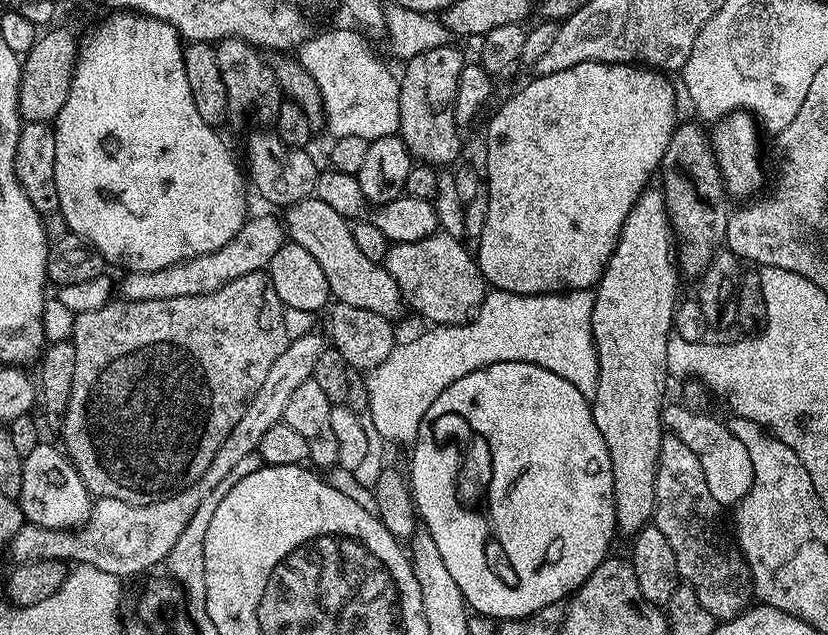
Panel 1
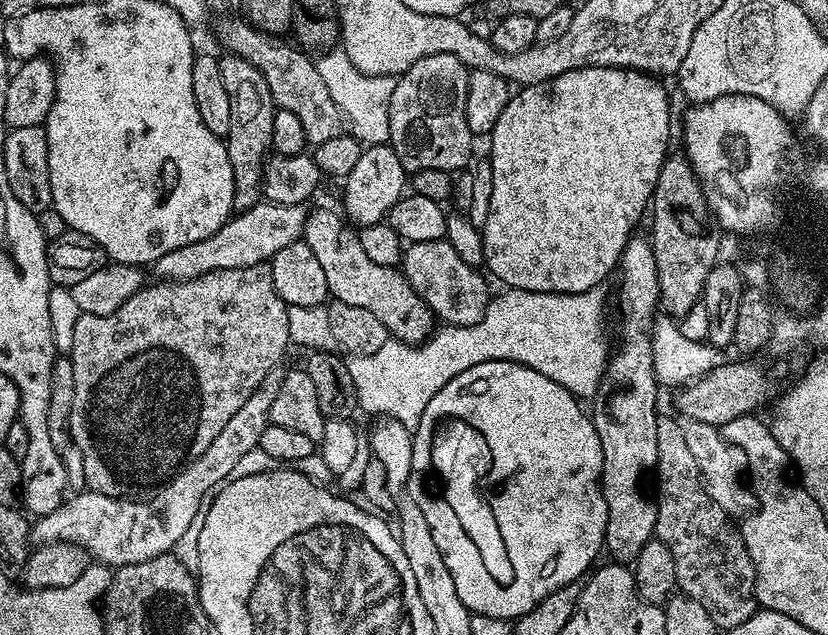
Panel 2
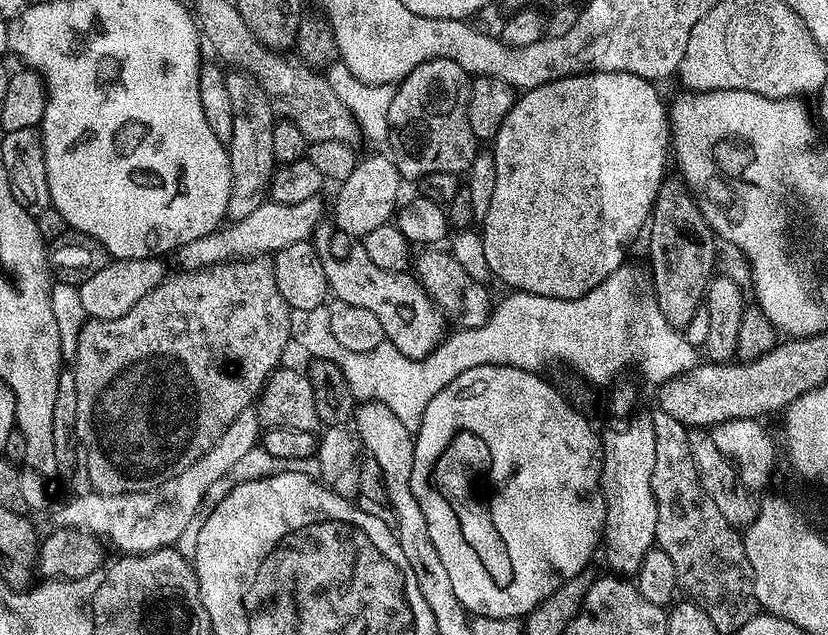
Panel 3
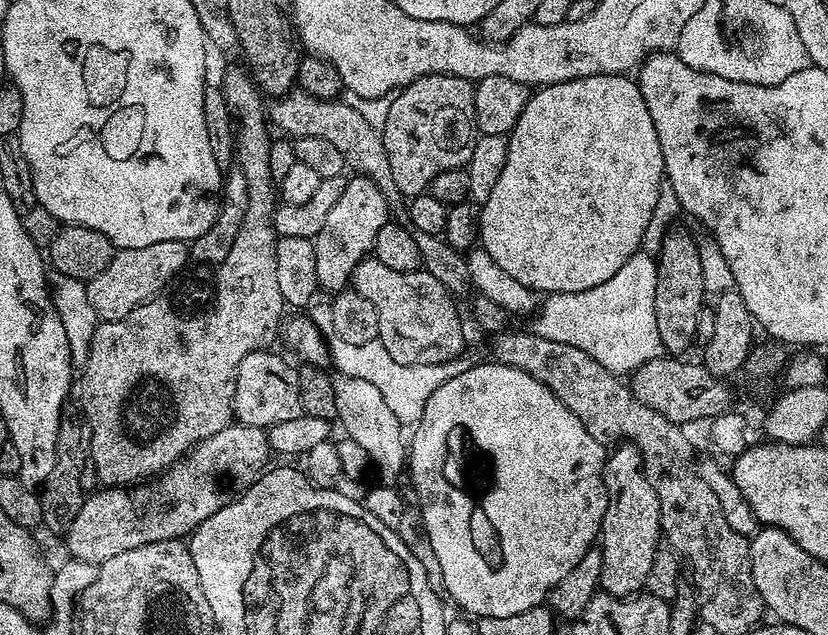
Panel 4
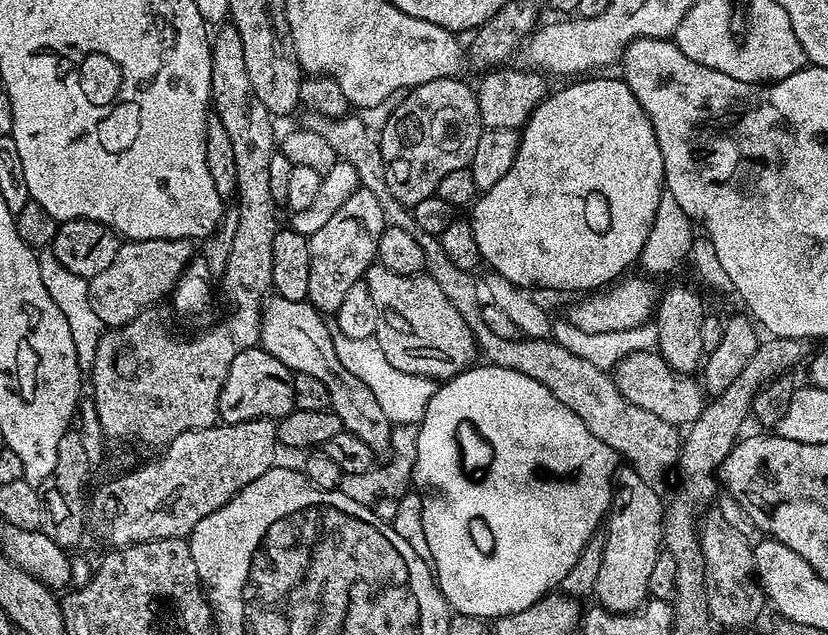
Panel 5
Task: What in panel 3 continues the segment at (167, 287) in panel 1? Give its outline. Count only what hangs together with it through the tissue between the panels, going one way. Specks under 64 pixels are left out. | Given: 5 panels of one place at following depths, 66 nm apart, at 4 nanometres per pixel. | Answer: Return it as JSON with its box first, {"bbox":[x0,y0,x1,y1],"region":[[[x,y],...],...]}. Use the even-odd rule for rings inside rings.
{"bbox":[174,196,324,272],"region":[[[320,196],[306,198],[306,202],[294,202],[293,204],[274,204],[265,202],[258,206],[252,214],[242,218],[241,221],[233,223],[229,231],[223,229],[221,232],[206,232],[202,238],[194,242],[186,242],[174,253],[174,259],[180,263],[179,267],[185,272],[199,272],[201,268],[211,268],[214,264],[223,264],[225,260],[233,258],[244,258],[251,254],[274,254],[293,242],[312,240],[321,227],[320,219],[324,216],[324,204]]]}

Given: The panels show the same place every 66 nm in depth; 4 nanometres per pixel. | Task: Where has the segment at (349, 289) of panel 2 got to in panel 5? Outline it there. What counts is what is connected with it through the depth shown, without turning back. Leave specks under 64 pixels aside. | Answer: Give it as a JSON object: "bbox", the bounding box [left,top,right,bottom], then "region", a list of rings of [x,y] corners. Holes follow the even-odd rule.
{"bbox":[363,262,478,382],"region":[[[377,262],[368,267],[363,282],[370,290],[374,306],[378,310],[378,330],[374,339],[378,346],[382,346],[382,354],[386,354],[386,362],[390,362],[390,366],[398,366],[398,370],[406,370],[406,374],[418,374],[437,382],[450,380],[464,369],[473,367],[475,360],[472,359],[477,359],[478,356],[476,339],[466,322],[462,322],[462,314],[458,314],[458,310],[450,306],[450,298],[442,294],[434,278],[426,274],[394,274],[394,270],[386,270],[386,266]]]}

